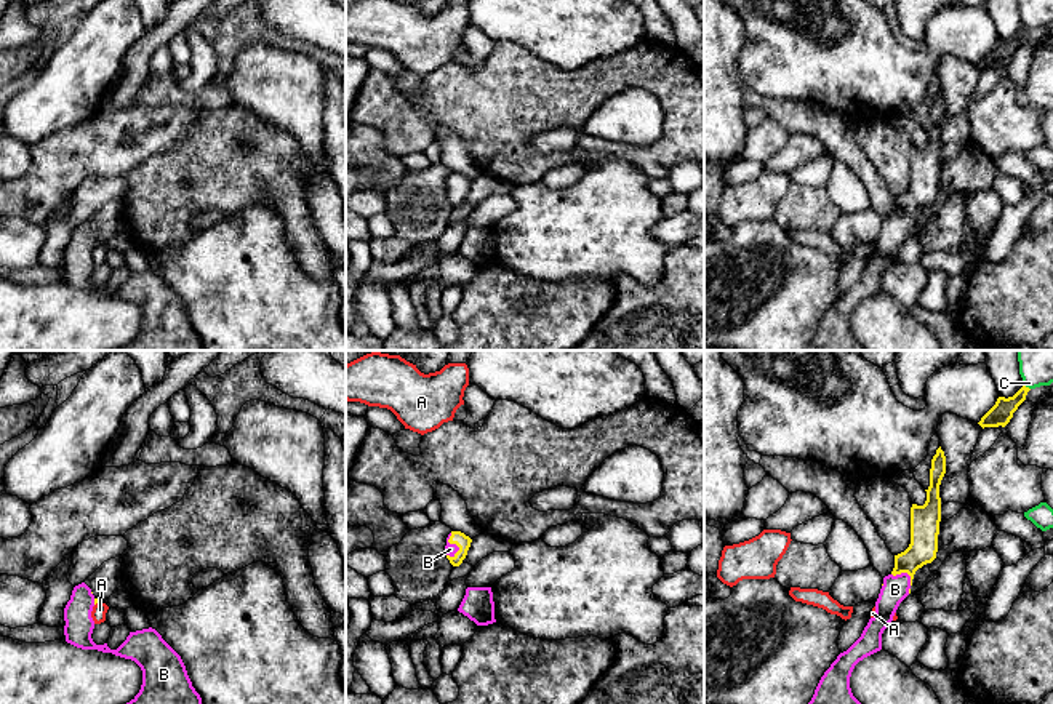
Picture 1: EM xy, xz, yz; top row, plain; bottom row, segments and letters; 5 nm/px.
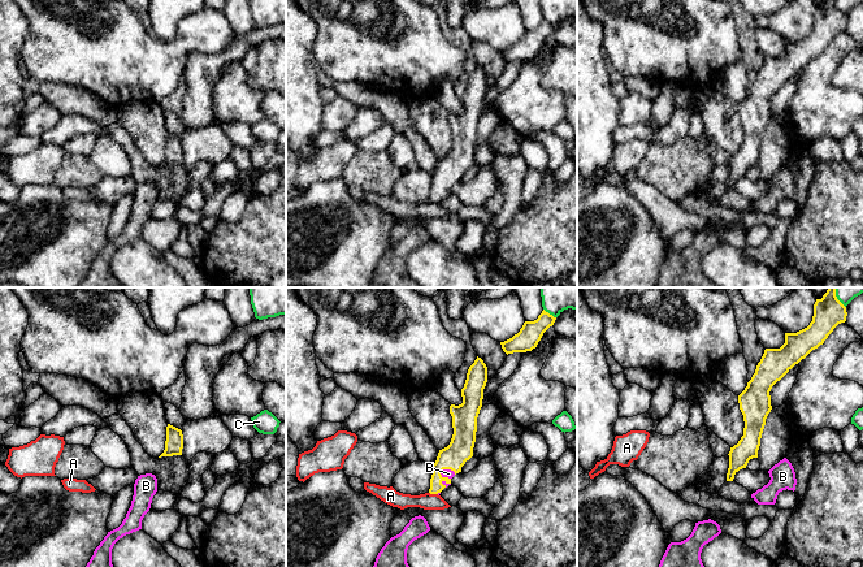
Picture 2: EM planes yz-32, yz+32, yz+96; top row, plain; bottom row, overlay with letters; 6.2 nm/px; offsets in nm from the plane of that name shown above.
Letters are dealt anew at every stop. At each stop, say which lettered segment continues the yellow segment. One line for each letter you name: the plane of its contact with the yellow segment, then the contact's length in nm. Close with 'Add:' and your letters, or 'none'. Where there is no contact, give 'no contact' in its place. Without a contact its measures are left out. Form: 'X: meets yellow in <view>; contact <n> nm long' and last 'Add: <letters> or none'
B: meets yellow in xz; contact 130 nm long
Add: B

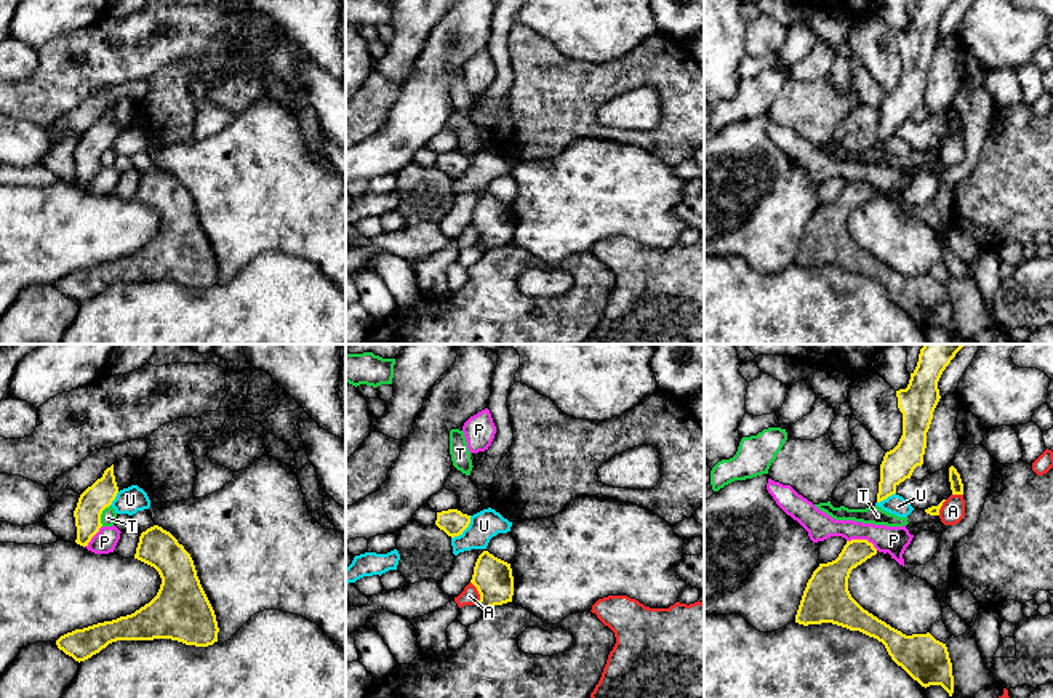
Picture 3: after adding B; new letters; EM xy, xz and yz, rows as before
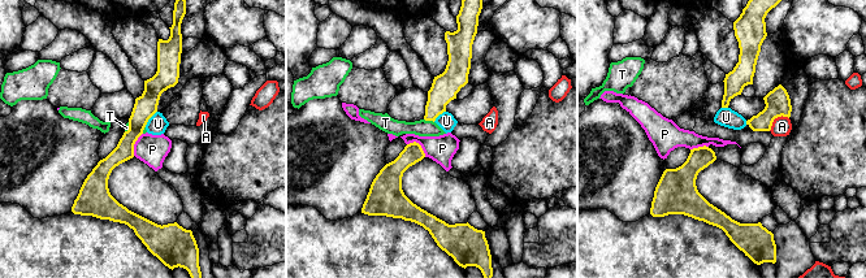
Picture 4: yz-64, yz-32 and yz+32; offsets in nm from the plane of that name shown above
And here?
Add: none

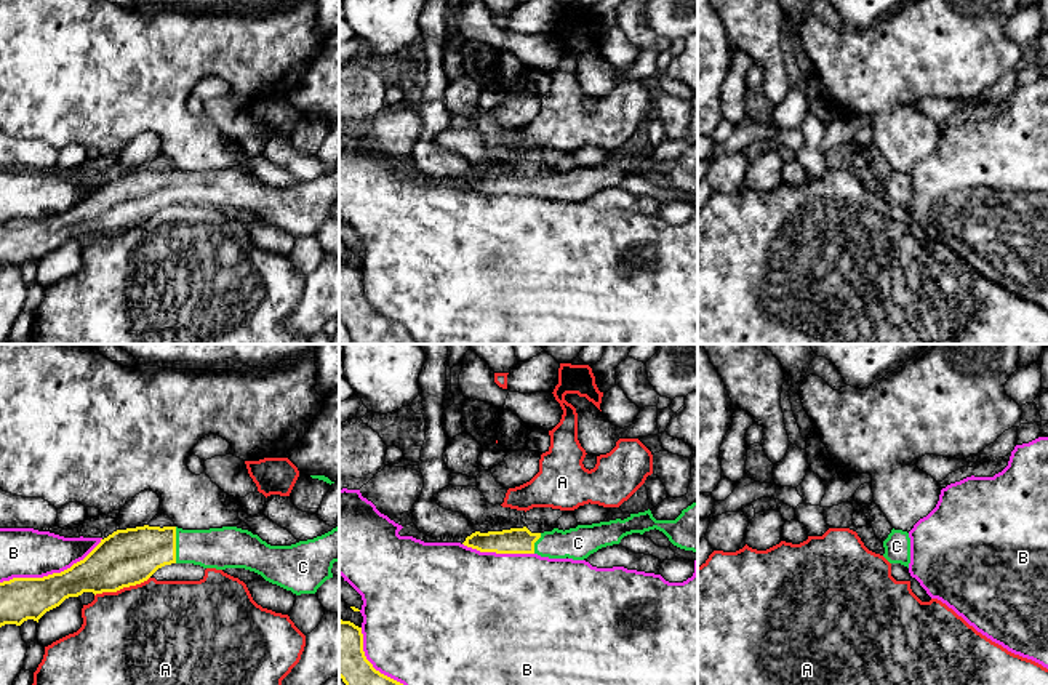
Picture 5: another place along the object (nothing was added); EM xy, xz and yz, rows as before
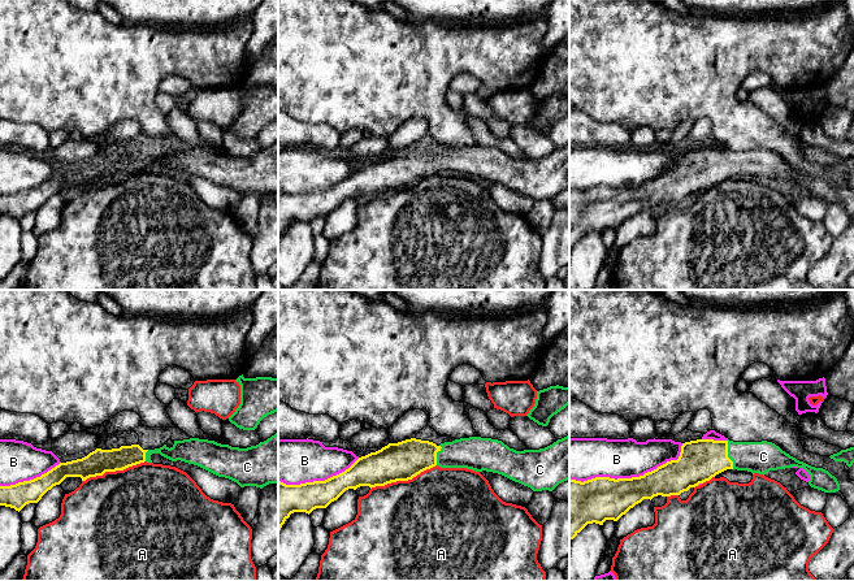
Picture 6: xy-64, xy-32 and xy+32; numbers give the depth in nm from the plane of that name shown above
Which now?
C: meets yellow in xy; contact 180 nm long
Add: C

